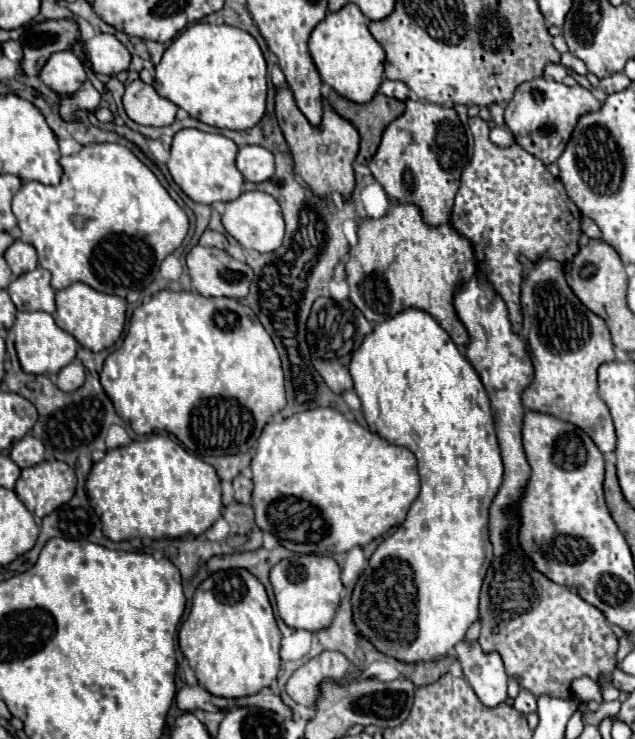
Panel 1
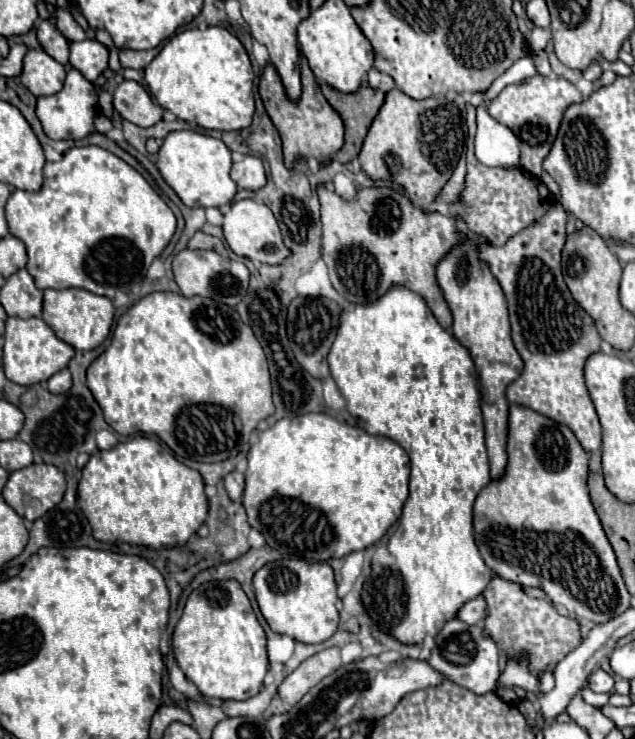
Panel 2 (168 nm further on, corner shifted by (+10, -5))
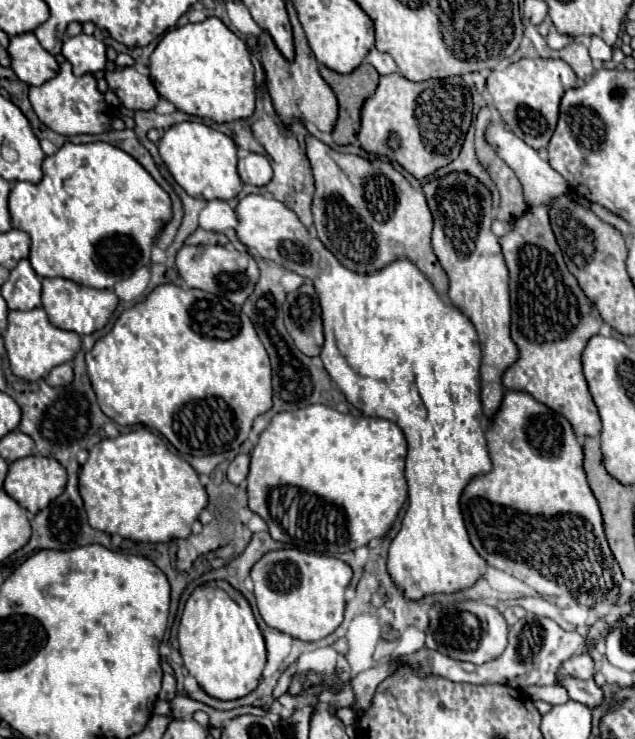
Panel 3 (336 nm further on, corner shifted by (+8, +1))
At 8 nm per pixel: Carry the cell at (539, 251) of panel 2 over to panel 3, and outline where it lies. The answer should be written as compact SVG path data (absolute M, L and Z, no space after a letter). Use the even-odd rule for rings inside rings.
M536 206L516 220L516 228L500 238L502 254L510 270L510 300L512 300L512 340L518 346L518 360L502 374L502 384L508 390L524 390L532 394L538 402L546 404L554 412L566 416L572 424L574 434L582 440L586 436L600 434L600 416L588 392L586 378L582 374L582 350L586 342L598 334L602 318L594 304L584 296L576 278L568 272L562 252L548 220L548 206Z

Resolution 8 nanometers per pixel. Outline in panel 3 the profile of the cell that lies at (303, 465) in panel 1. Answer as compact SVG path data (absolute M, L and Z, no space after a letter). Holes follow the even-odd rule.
M312 404L308 408L300 408L296 412L280 412L276 414L268 428L260 434L258 444L252 450L252 462L250 462L250 474L248 474L248 506L252 512L256 512L270 528L270 536L274 540L286 542L292 548L310 552L310 554L340 554L340 552L350 552L360 546L366 546L374 538L382 538L394 524L402 504L408 498L408 488L406 488L406 478L404 478L404 460L406 460L406 440L402 430L384 418L372 418L364 416L364 420L358 420L350 414L342 414L336 408L324 406L324 404Z

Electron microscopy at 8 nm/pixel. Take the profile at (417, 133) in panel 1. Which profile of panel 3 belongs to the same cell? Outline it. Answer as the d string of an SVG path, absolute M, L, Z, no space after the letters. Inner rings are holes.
M394 72L380 76L374 96L362 104L360 122L358 142L366 152L386 156L406 168L414 178L424 178L460 154L472 122L472 94L460 76L410 82Z

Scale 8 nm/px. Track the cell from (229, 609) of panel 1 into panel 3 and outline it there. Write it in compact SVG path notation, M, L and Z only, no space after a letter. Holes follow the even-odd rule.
M216 580L198 586L182 612L178 642L184 666L200 688L218 700L236 700L250 694L266 666L266 646L248 600L228 582Z

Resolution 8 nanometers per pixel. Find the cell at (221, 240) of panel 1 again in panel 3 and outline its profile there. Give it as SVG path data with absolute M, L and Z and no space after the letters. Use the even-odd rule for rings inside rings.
M198 228L194 234L190 234L186 238L186 244L220 244L220 246L228 246L228 238L220 232L206 232L206 230Z

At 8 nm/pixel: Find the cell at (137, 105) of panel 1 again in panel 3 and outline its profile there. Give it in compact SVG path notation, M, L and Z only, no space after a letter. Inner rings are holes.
M134 66L106 72L106 82L120 102L130 110L152 110L158 104L160 96L156 96L152 80L140 74Z

